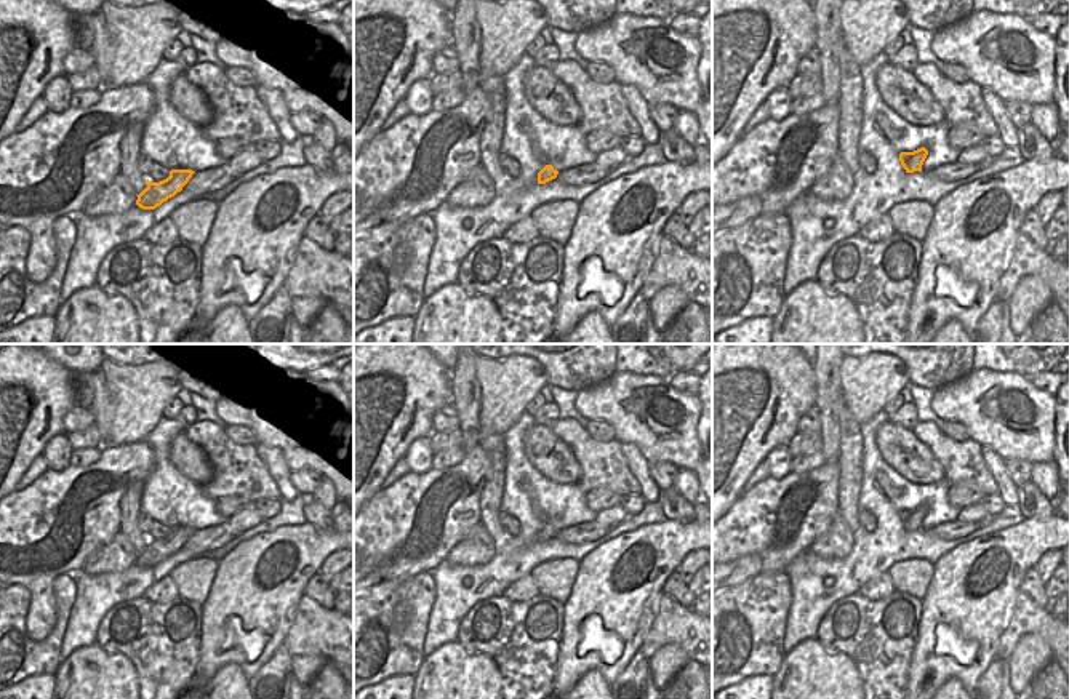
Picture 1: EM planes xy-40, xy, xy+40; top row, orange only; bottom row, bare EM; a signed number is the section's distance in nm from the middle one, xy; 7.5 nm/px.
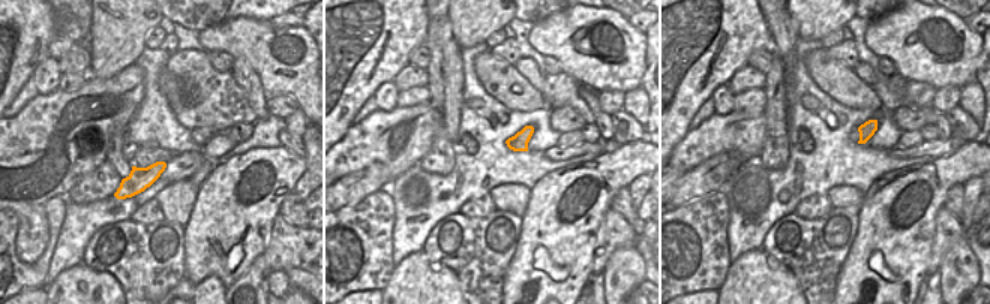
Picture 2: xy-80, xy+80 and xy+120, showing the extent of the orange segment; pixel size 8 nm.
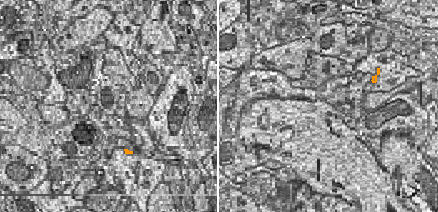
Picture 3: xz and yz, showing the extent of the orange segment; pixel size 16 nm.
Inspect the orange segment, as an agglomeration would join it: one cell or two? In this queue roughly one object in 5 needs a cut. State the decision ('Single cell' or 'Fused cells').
Single cell.

